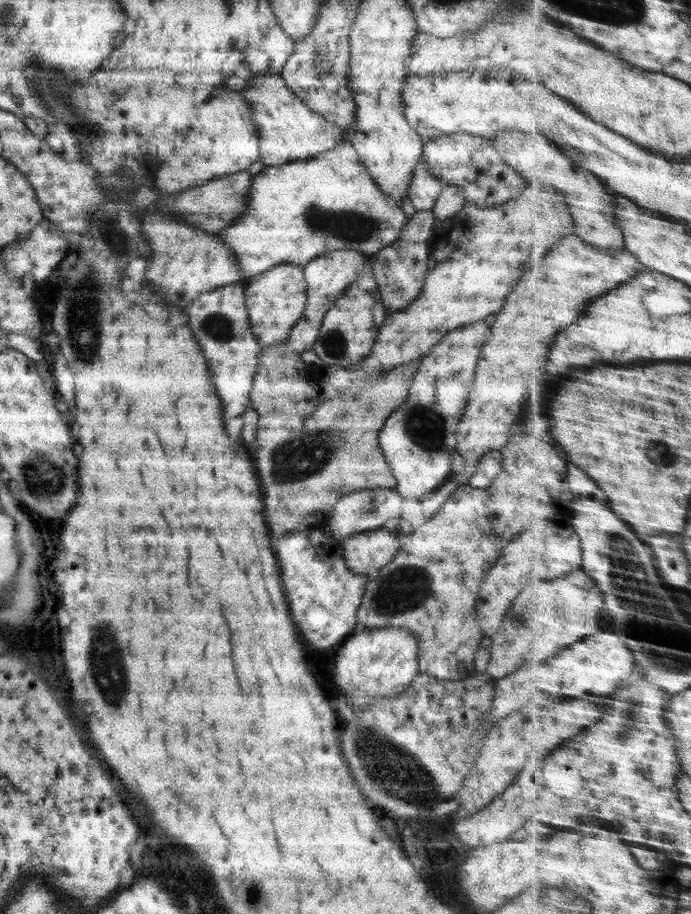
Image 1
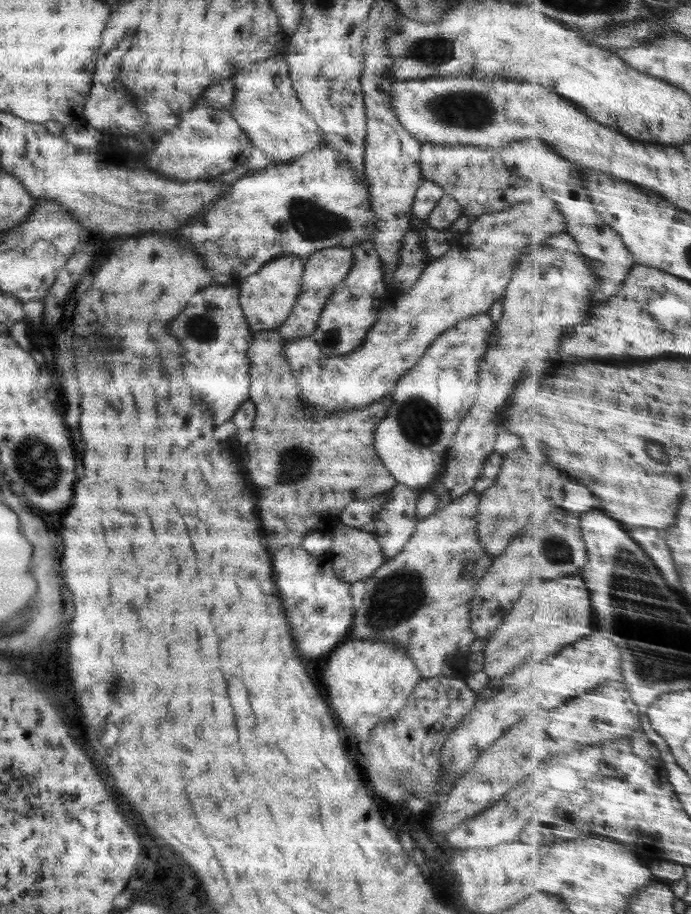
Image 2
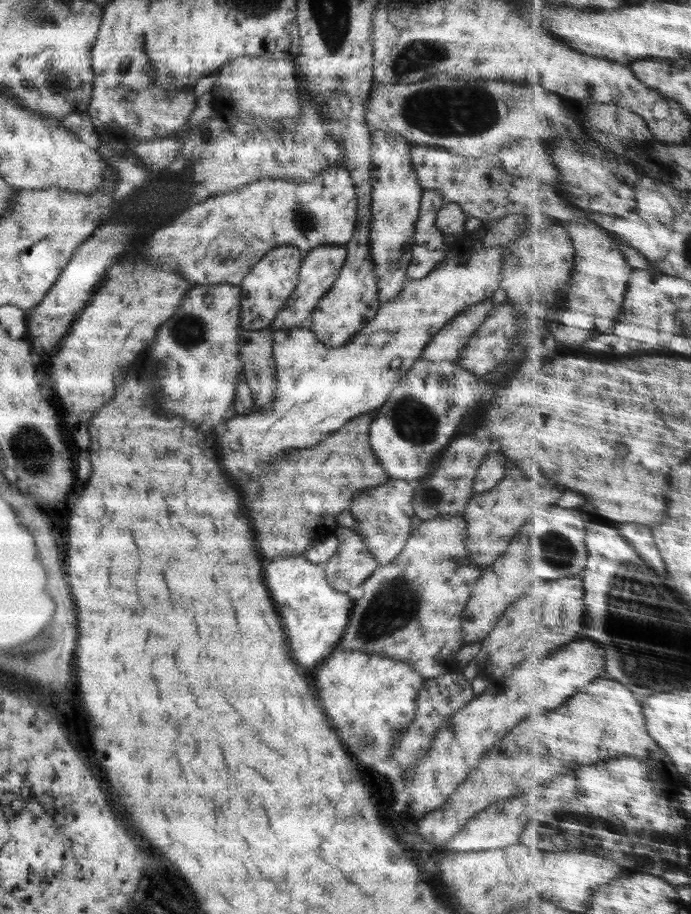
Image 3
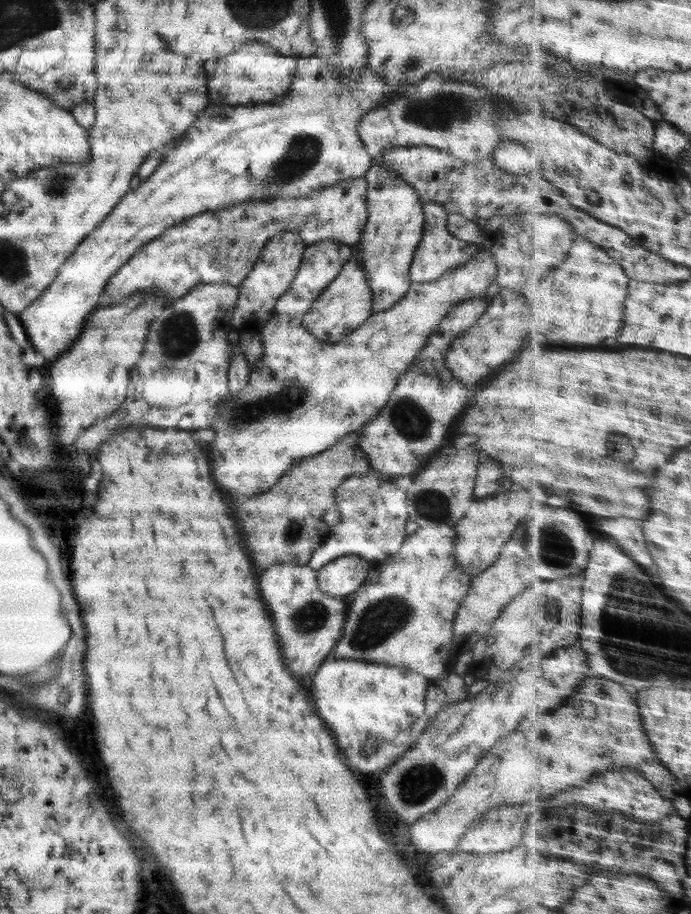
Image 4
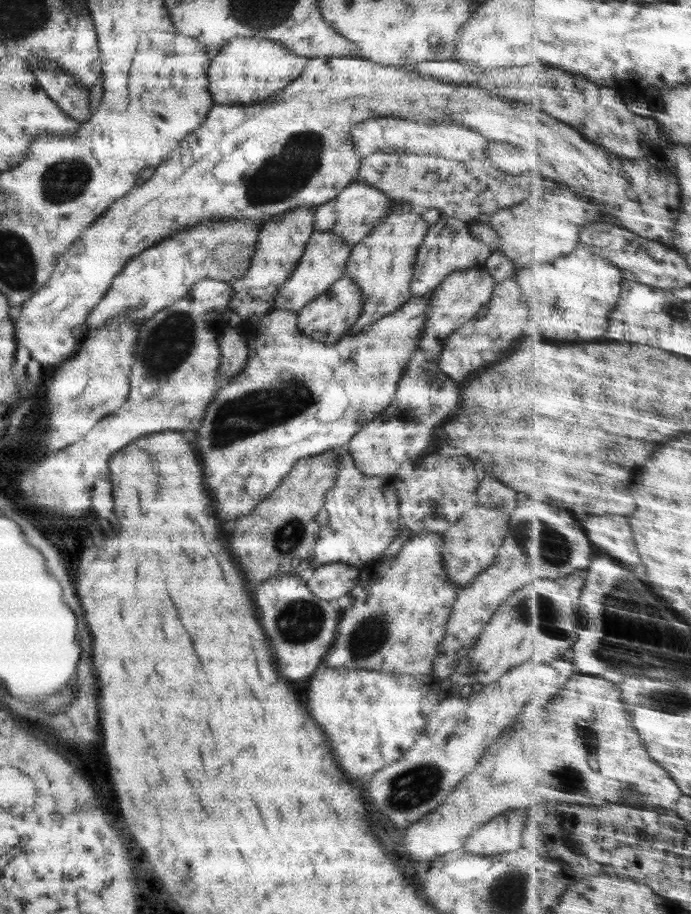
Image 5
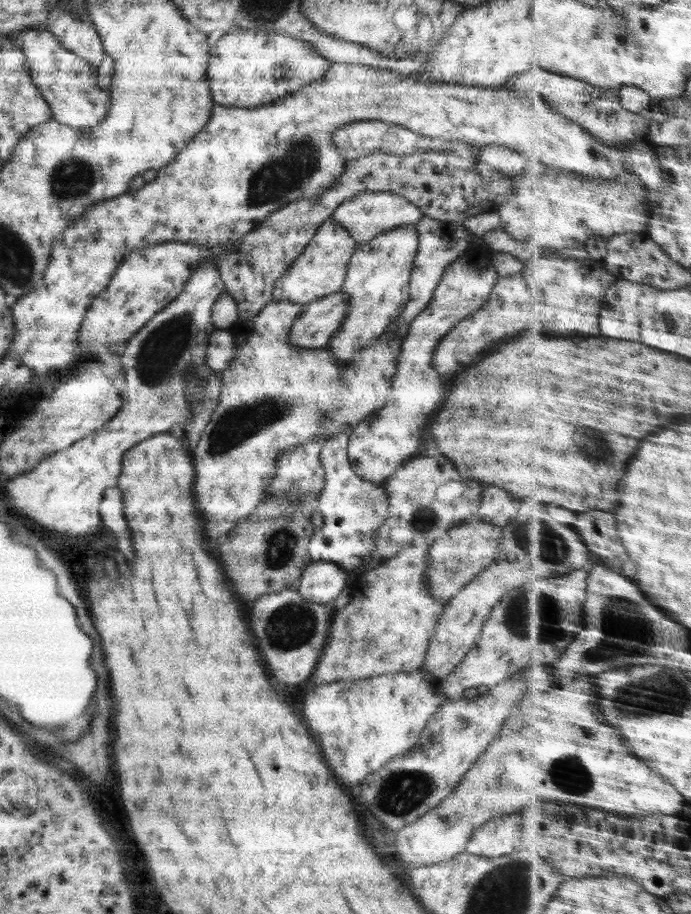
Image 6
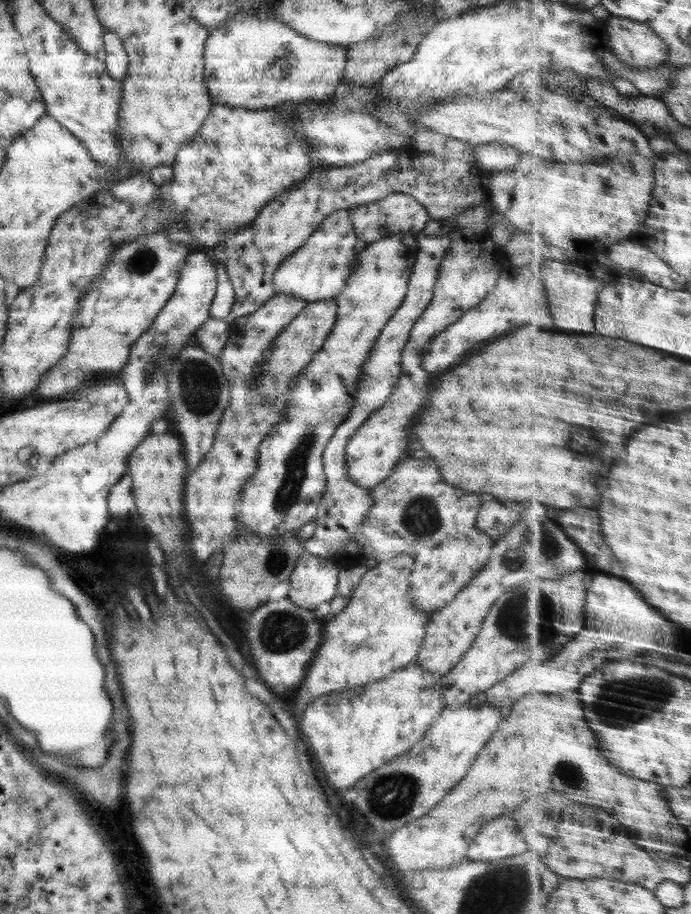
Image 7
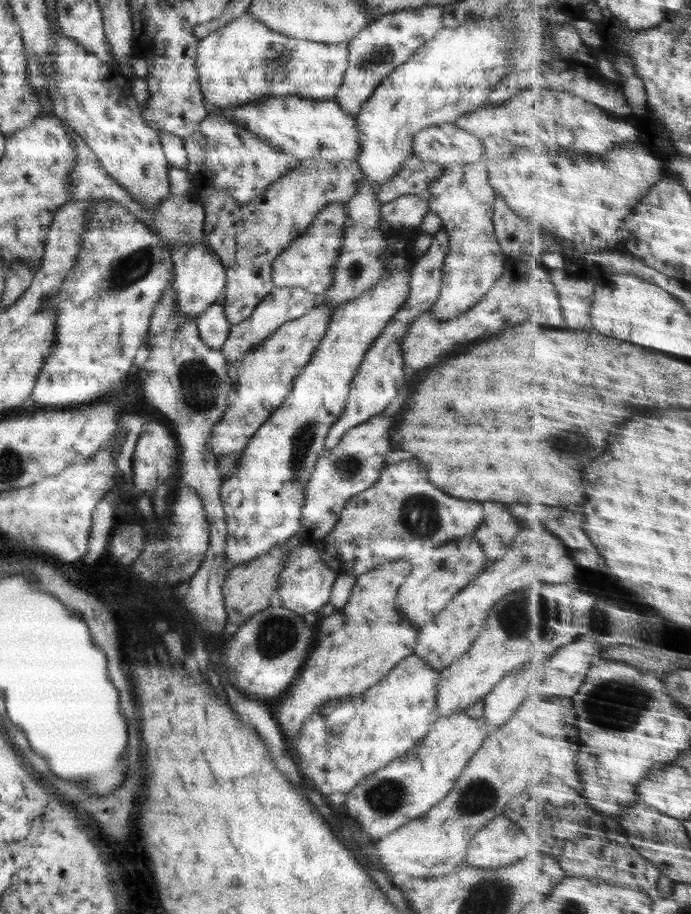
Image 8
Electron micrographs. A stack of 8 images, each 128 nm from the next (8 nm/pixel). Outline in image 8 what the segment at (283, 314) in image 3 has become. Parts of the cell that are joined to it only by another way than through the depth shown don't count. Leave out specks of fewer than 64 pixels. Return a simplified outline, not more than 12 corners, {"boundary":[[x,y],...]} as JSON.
{"boundary":[[326,204],[273,260],[274,287],[320,298],[332,283],[345,223]]}

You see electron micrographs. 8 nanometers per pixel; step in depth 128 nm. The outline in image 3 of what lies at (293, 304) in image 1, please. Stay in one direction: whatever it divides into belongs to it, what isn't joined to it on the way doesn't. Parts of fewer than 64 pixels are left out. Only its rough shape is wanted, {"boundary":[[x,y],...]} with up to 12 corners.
{"boundary":[[277,246],[241,279],[240,327],[268,328],[304,253]]}

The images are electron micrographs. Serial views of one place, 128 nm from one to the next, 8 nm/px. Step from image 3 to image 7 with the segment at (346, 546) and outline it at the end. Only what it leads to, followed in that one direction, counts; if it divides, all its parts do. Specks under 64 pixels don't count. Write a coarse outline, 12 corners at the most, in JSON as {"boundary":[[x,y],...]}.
{"boundary":[[302,549],[287,598],[310,611],[337,594],[335,560]]}

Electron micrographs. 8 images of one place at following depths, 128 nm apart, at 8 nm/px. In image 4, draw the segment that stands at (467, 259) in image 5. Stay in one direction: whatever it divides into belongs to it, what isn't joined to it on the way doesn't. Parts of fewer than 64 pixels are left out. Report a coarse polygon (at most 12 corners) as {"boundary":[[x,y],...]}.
{"boundary":[[421,203],[408,277],[425,284],[481,252],[449,234],[446,210]]}

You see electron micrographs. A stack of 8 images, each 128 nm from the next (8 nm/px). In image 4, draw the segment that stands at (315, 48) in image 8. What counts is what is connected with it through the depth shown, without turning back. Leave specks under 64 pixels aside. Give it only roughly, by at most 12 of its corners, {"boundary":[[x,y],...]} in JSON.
{"boundary":[[244,42],[217,60],[209,100],[245,106],[279,100],[295,58]]}

